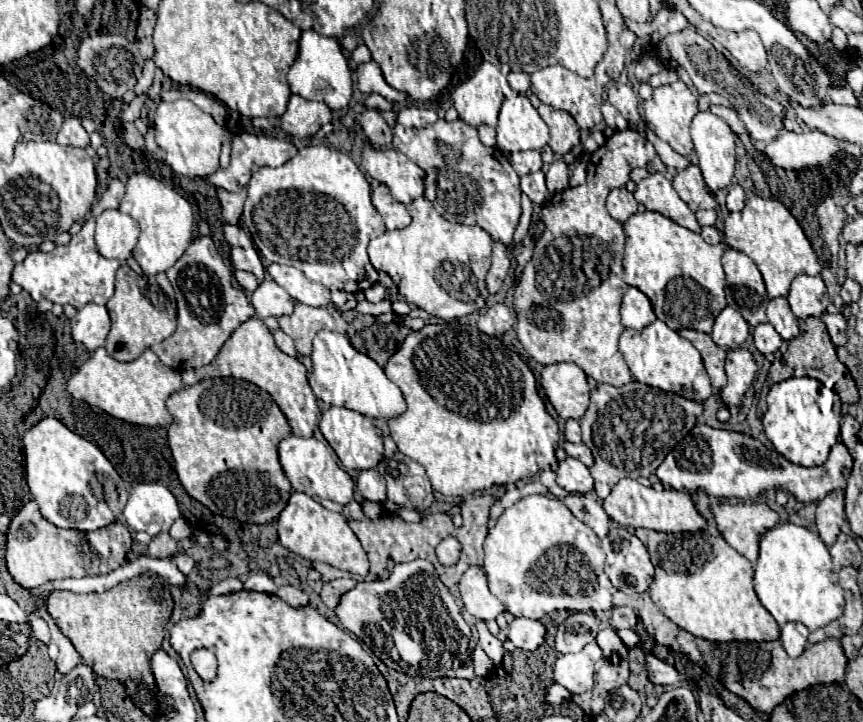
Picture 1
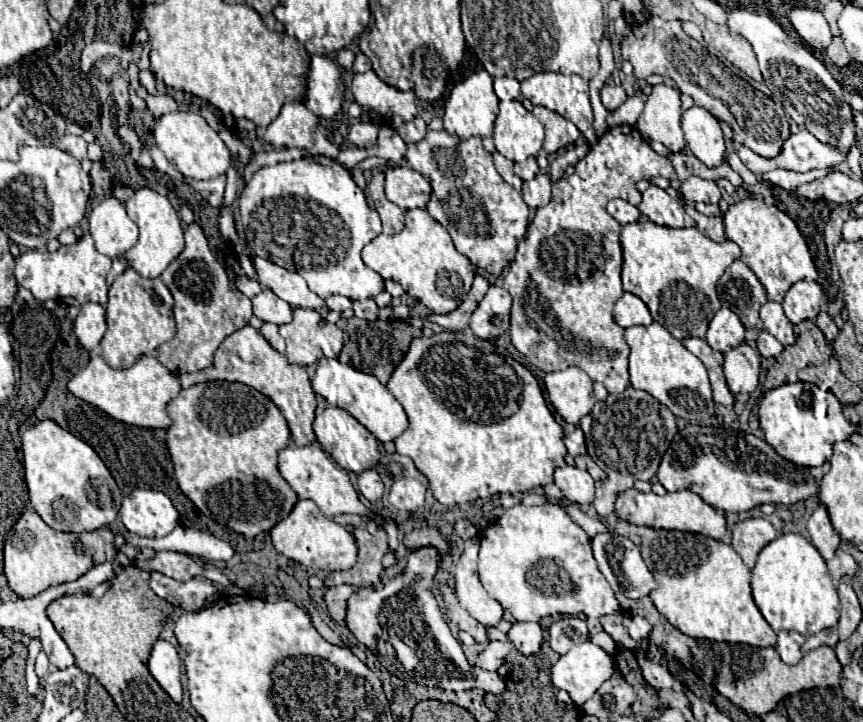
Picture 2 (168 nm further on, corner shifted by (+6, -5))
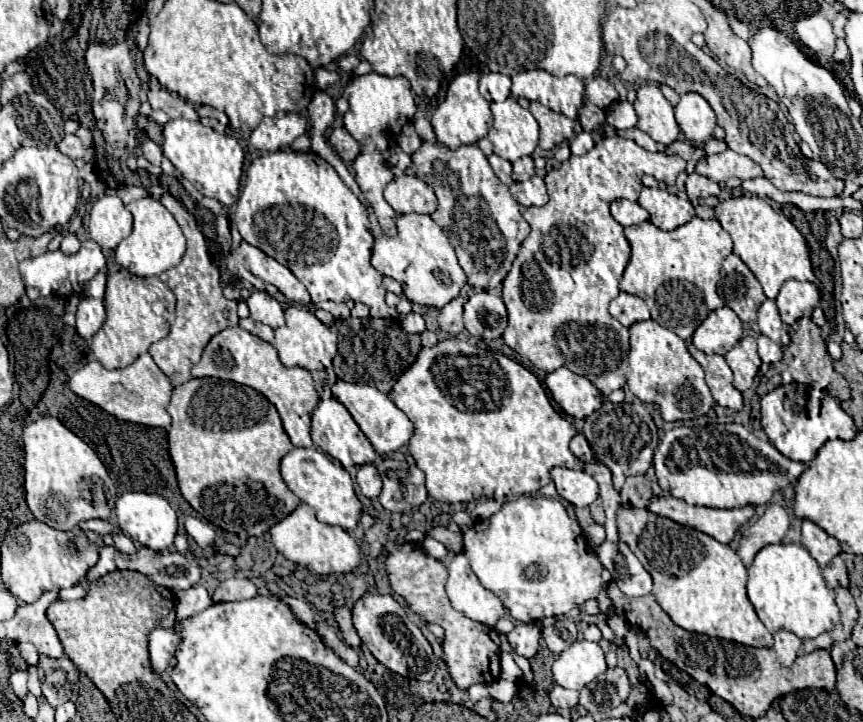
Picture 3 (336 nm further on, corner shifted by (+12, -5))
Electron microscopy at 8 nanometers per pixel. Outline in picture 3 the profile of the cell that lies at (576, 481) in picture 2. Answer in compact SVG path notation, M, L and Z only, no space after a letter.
M554 468L552 478L556 490L562 498L572 502L578 508L590 506L598 498L598 484L596 480L582 472L582 470L568 470L568 468Z

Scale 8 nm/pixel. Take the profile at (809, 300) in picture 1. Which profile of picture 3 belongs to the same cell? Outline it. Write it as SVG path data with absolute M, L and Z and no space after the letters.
M788 280L776 296L776 306L786 324L792 324L804 316L810 316L820 302L820 292L812 282Z

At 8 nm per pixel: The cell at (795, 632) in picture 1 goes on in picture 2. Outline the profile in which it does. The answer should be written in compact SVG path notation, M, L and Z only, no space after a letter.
M782 630L778 632L778 644L776 644L776 652L780 654L780 658L786 664L796 664L802 658L802 644L804 644L804 636L794 632L794 630Z

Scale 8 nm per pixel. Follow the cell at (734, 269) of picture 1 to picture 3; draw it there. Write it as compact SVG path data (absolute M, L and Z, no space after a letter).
M730 254L724 260L718 290L726 306L730 306L742 322L756 322L758 308L766 296L756 276L736 254Z

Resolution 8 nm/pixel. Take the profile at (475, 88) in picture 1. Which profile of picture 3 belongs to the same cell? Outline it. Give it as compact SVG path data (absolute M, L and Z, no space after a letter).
M466 72L466 74L456 76L450 82L446 100L436 108L430 120L438 142L448 146L450 150L456 150L458 146L464 146L464 144L476 144L480 138L488 136L492 112L490 112L490 104L478 92L478 78L480 78L478 72Z

